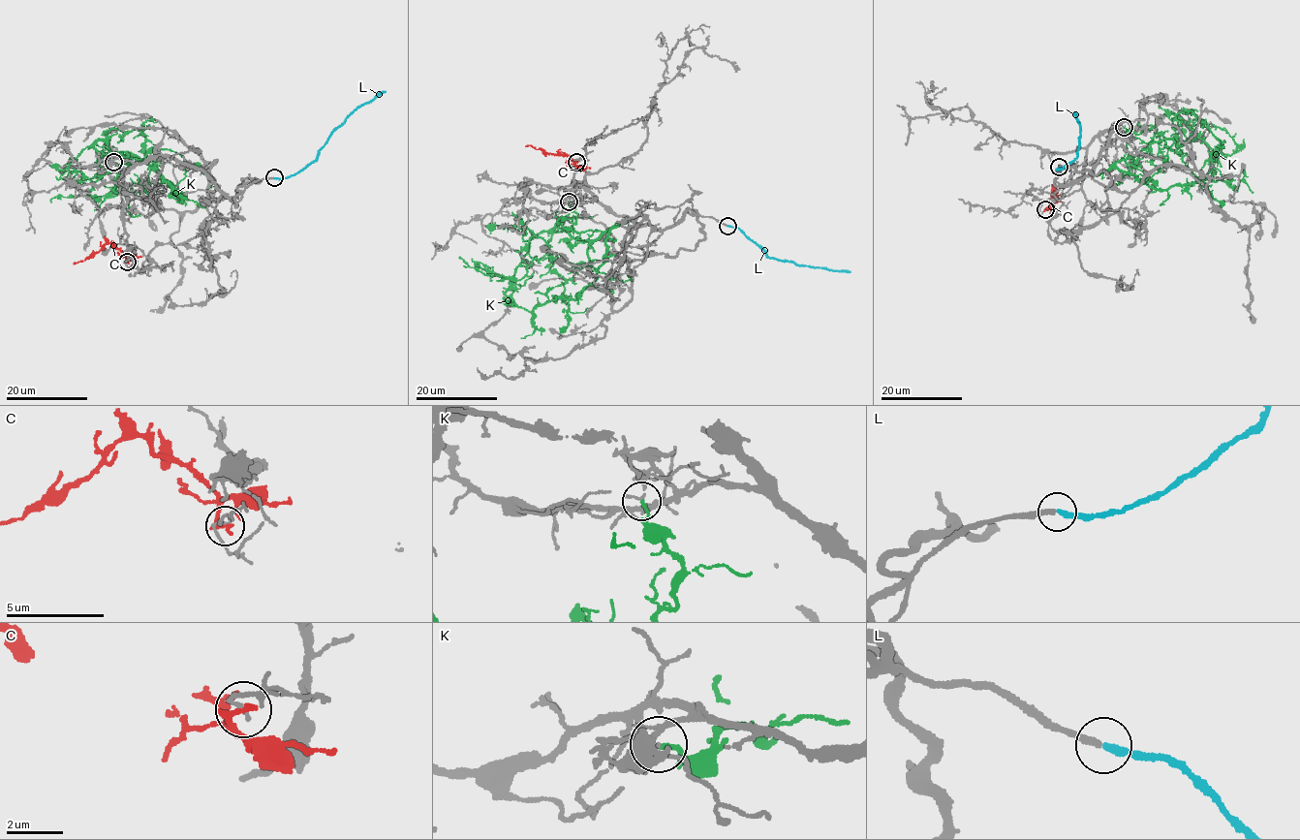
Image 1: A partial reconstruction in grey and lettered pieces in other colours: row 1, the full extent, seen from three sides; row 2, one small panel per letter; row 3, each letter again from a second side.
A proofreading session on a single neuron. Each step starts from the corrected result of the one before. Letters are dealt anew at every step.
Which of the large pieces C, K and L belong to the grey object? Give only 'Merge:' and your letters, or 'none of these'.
Merge: L

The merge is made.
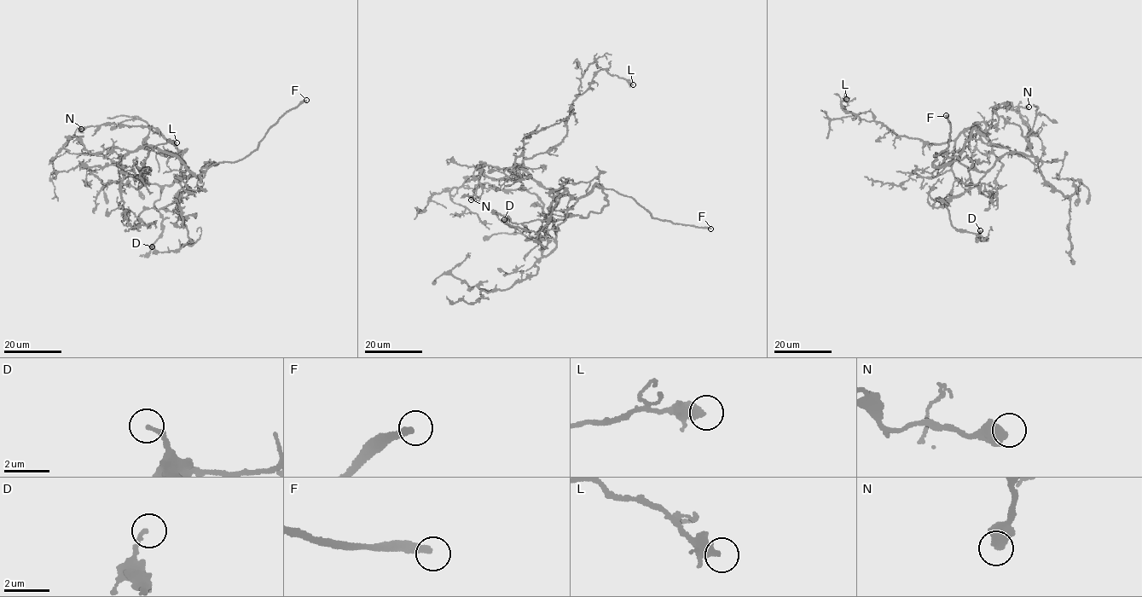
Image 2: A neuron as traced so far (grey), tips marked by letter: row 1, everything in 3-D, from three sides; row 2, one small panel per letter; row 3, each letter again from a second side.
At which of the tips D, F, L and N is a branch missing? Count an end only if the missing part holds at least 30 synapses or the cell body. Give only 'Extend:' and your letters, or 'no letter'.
Extend: F

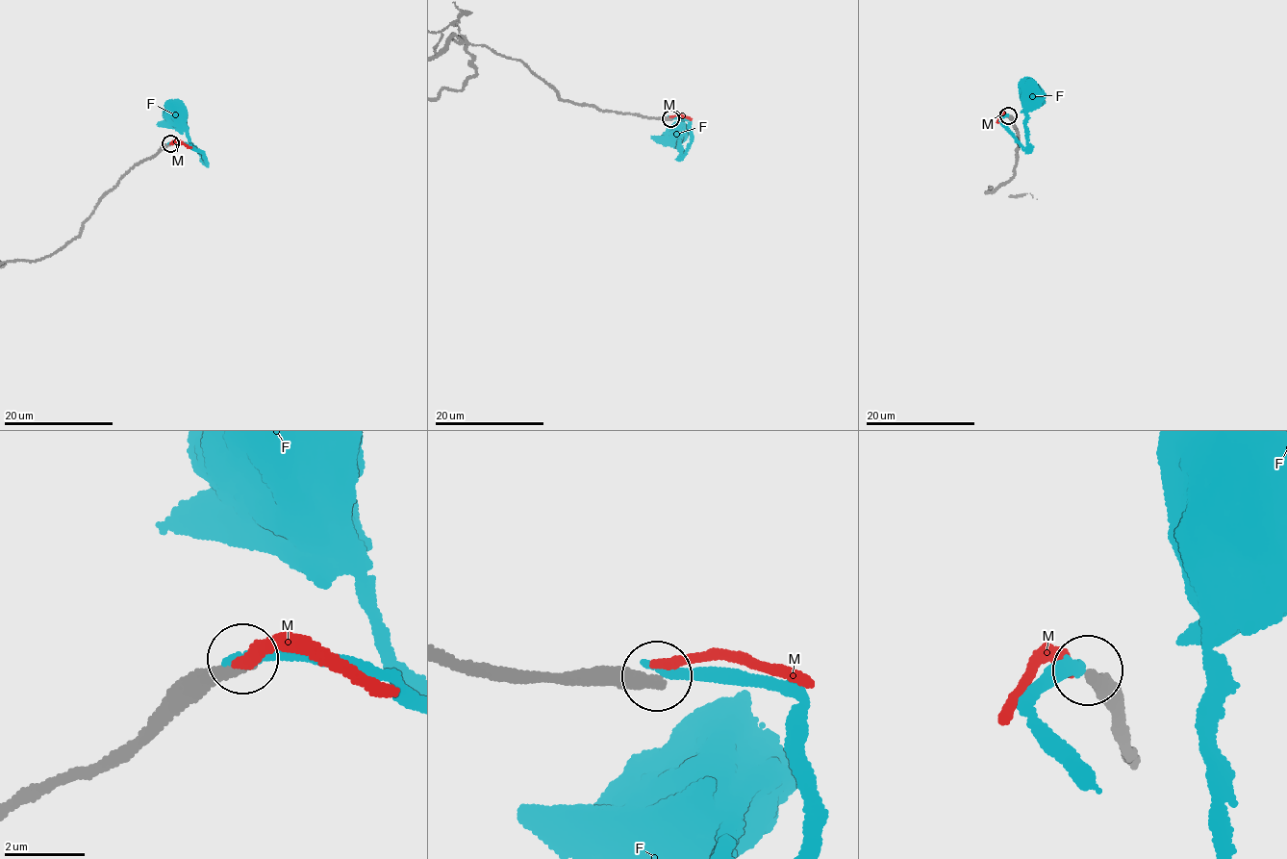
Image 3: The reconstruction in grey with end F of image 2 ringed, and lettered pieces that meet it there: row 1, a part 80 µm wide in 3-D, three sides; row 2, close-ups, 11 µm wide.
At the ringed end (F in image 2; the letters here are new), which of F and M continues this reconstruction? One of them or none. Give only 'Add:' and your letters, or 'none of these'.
Add: none of these

